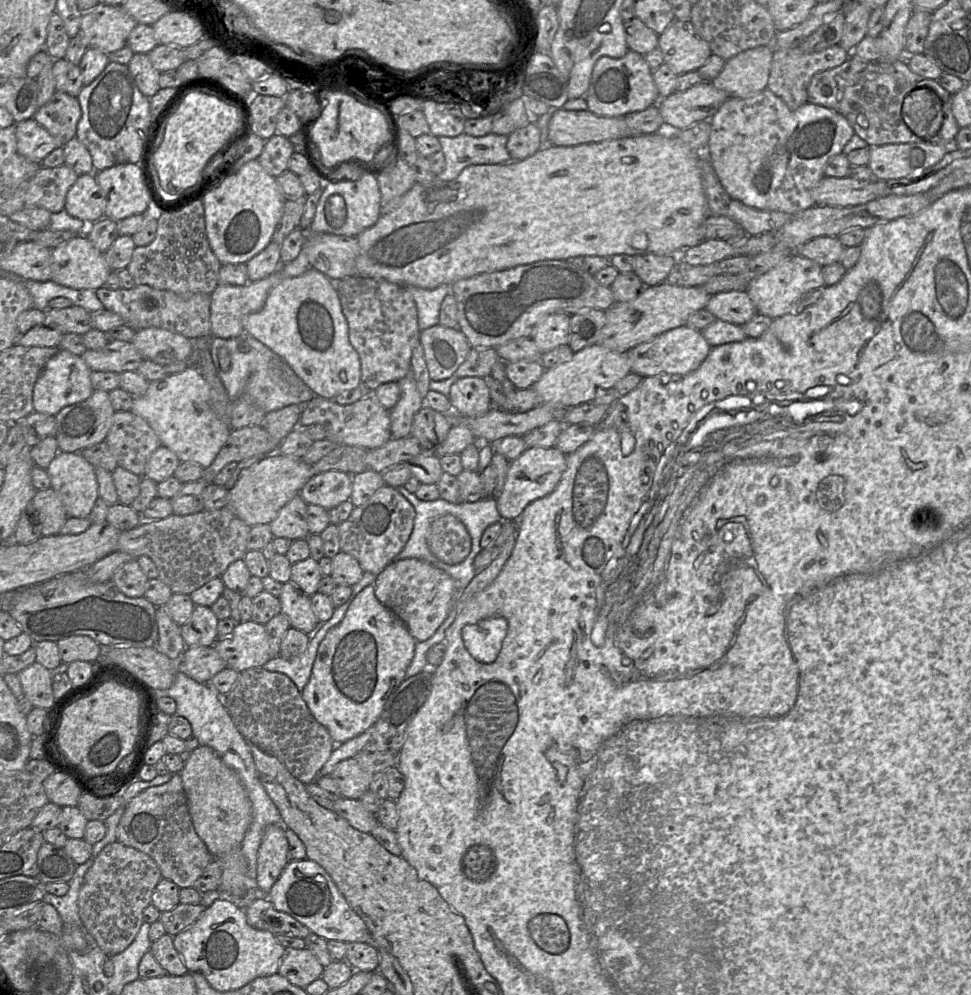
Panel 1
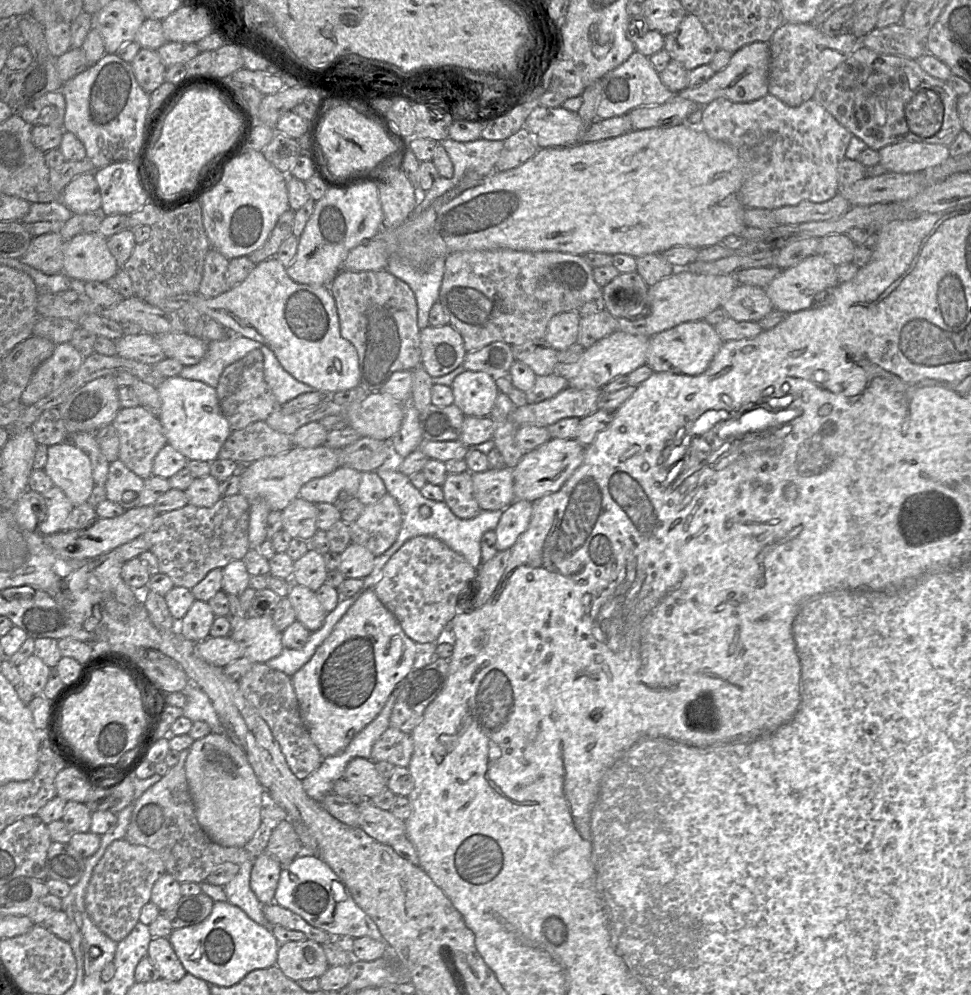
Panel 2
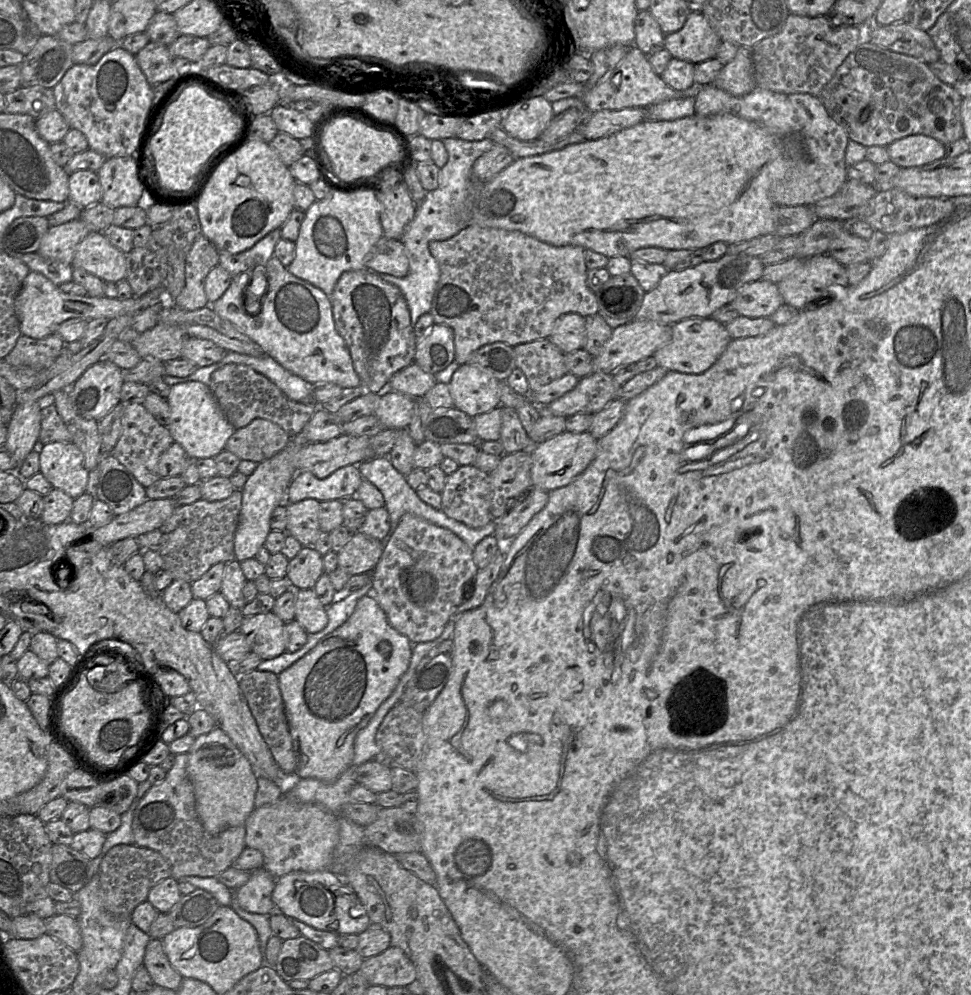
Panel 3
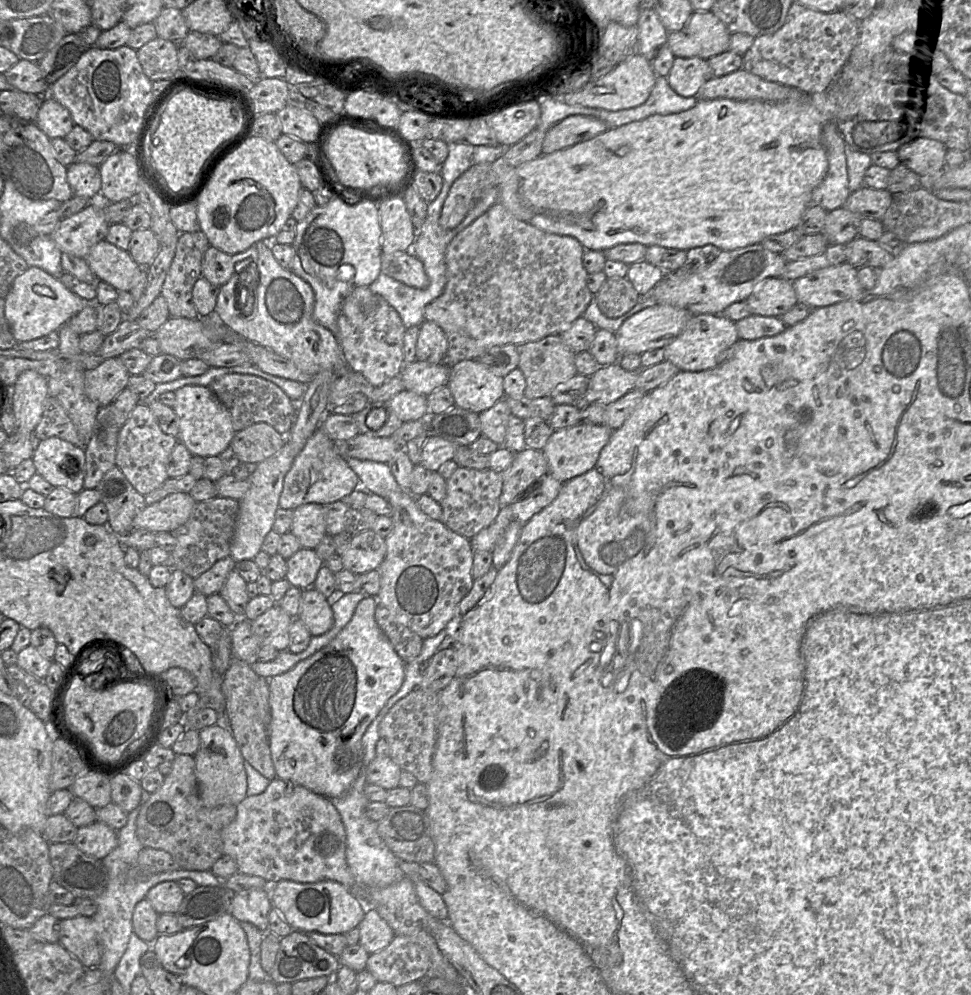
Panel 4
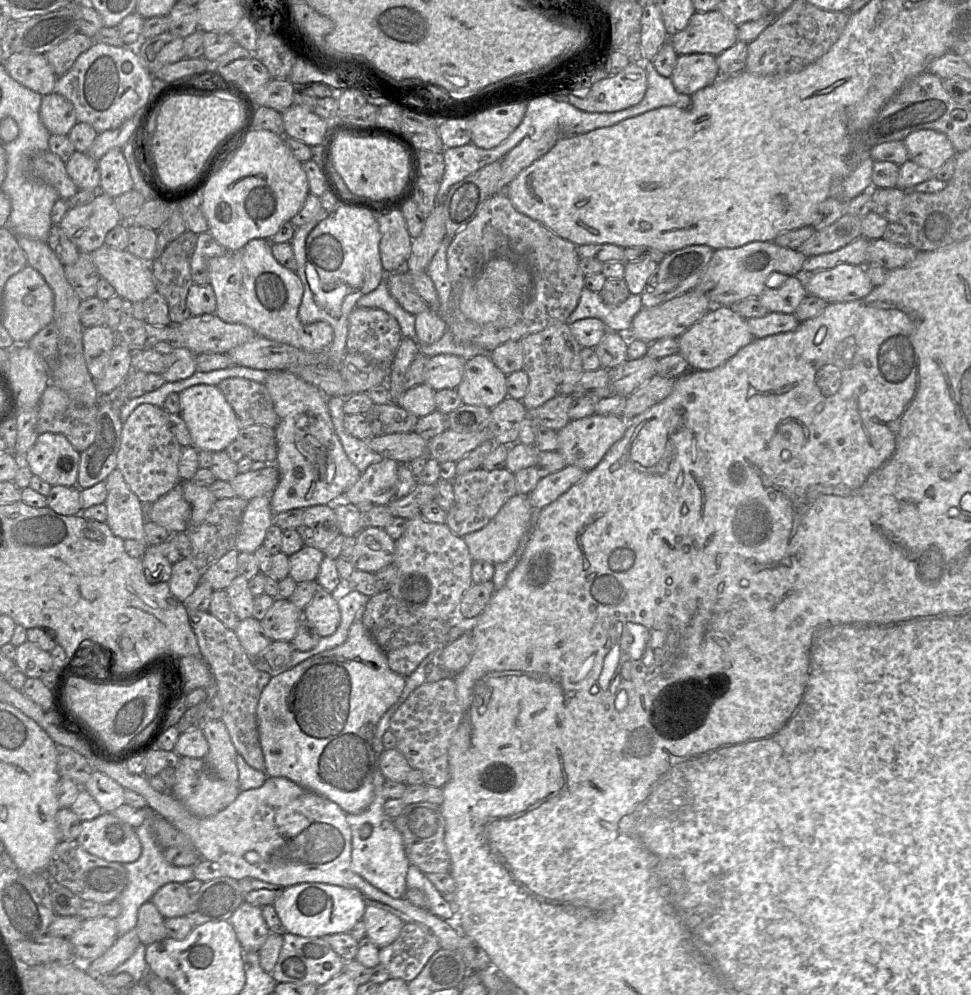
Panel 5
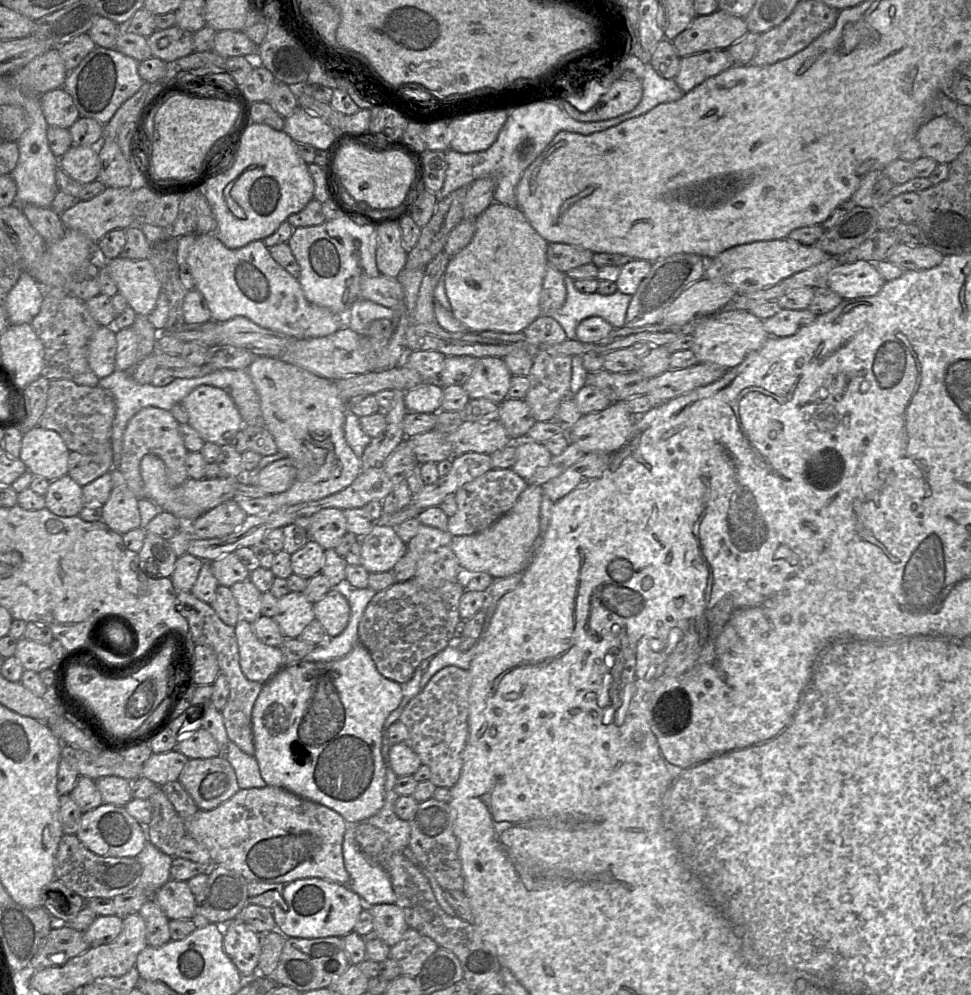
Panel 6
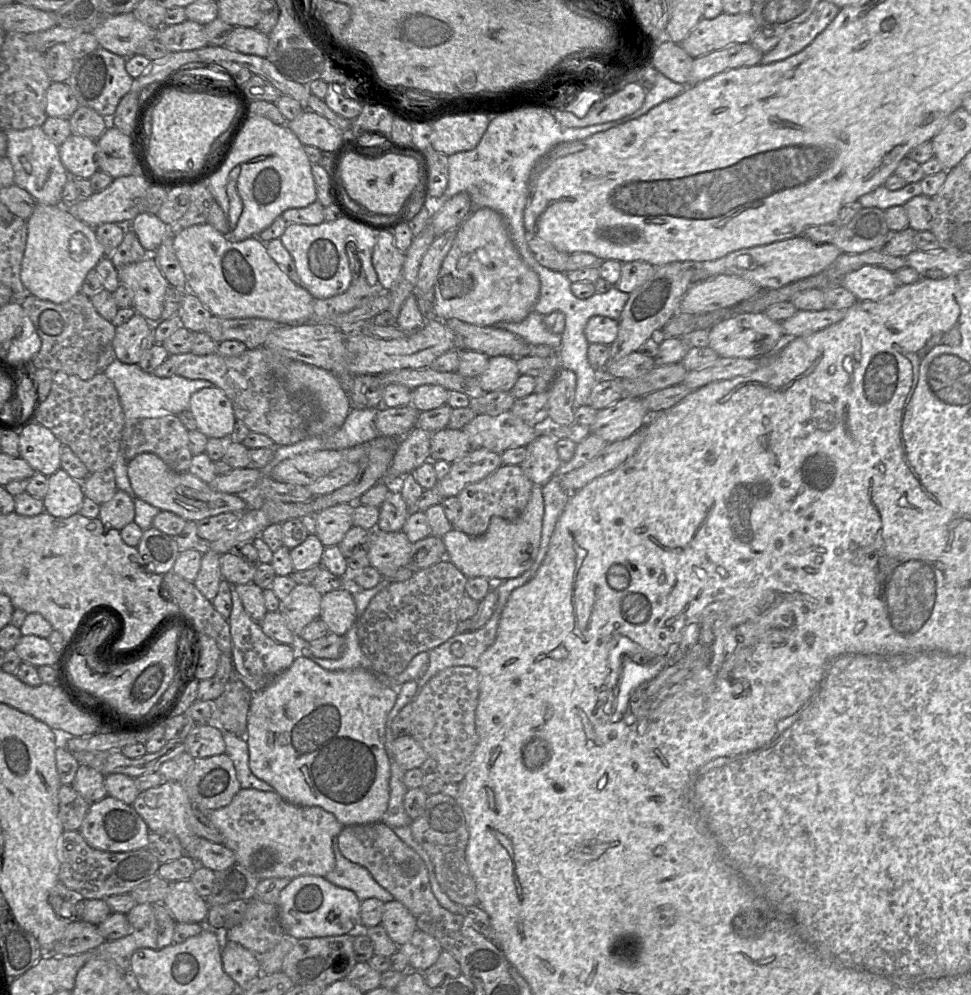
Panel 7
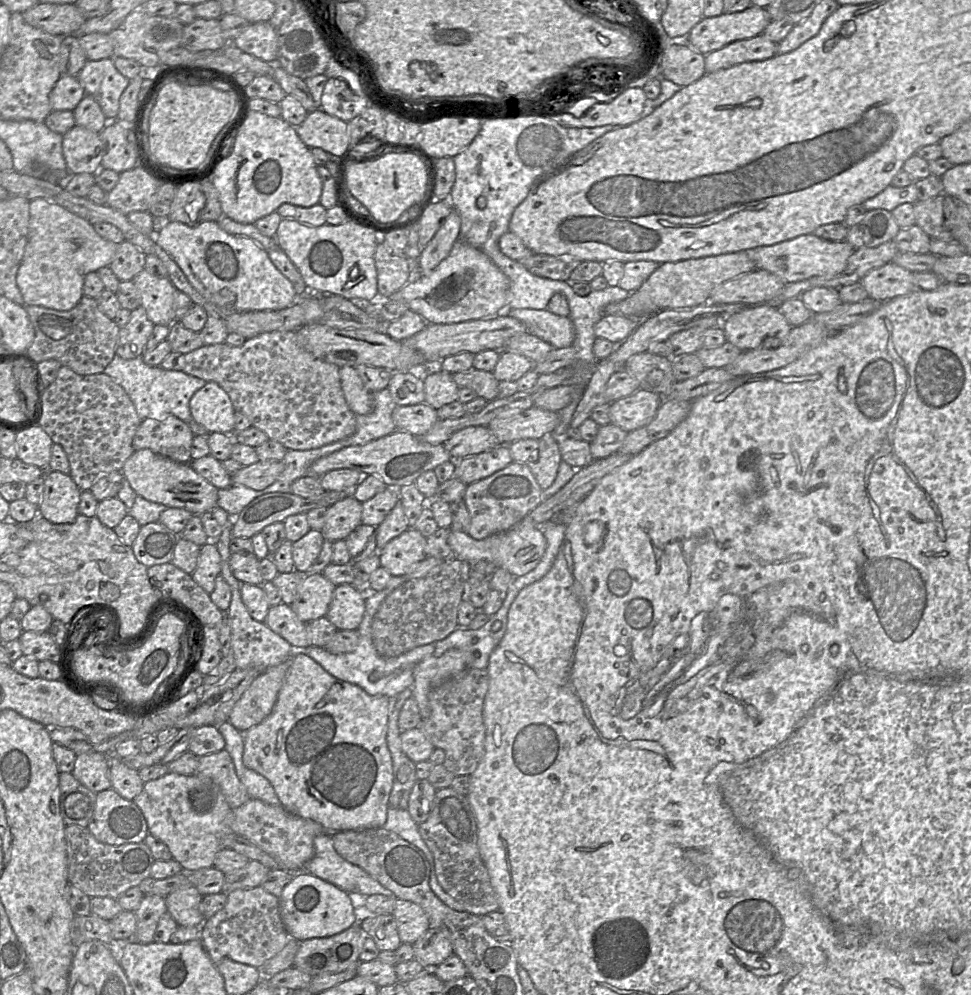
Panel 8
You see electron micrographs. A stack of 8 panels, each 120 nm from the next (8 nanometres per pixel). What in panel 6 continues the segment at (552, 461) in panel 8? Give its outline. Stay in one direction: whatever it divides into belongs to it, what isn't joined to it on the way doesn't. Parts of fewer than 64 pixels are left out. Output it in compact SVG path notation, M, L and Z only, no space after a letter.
M524 439L516 443L516 462L511 467L522 479L527 481L539 469L545 468L552 458L544 443Z

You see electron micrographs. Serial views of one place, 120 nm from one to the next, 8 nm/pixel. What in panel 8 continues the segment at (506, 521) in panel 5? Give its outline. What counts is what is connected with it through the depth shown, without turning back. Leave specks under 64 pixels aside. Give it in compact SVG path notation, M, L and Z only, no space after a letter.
M529 514L514 527L482 540L476 540L465 532L451 530L448 543L452 550L452 557L469 562L471 569L478 561L486 560L494 563L496 568L507 570L514 577L532 571L541 561L547 546L540 525L534 523Z

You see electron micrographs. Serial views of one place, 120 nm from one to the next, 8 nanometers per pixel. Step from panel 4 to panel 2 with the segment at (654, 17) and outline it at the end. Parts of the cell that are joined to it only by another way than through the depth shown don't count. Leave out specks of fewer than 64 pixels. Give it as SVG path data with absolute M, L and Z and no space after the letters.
M642 14L629 16L627 38L633 43L635 50L646 57L664 48L664 37L650 28Z

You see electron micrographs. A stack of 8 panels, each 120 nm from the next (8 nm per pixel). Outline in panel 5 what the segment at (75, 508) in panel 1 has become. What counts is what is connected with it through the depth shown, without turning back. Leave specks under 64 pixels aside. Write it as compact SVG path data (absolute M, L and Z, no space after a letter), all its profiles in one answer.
M60 433L39 434L21 461L51 486L77 486L80 452Z

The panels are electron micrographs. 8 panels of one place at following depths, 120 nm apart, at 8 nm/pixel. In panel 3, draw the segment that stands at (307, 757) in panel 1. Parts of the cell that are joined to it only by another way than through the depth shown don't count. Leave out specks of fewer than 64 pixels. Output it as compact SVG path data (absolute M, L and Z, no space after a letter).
M254 669L239 676L239 686L263 739L271 749L275 761L285 773L294 773L298 761L298 753L296 744L290 734L278 675L269 671Z

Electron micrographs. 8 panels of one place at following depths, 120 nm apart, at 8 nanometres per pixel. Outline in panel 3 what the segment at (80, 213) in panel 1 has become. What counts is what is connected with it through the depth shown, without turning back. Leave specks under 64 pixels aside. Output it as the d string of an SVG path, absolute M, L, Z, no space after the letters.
M78 170L69 175L69 201L81 208L90 207L102 198L102 186L97 172Z

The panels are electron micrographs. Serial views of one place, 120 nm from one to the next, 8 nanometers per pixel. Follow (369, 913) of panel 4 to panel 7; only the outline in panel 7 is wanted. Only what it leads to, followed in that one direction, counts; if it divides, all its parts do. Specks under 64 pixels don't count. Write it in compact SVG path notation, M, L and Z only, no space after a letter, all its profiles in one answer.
M397 900L384 903L380 924L398 947L405 944L417 930L414 916Z

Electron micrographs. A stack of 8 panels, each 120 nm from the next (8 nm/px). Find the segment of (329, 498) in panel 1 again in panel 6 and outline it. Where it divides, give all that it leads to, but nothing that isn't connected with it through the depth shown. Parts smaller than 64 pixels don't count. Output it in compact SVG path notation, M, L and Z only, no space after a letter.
M256 356L247 371L260 397L265 428L274 437L278 451L294 462L297 477L284 492L259 498L237 498L236 502L244 512L247 515L271 513L283 507L323 499L350 486L361 472L361 461L345 439L347 402L340 396L335 380L317 376L294 364L267 356Z

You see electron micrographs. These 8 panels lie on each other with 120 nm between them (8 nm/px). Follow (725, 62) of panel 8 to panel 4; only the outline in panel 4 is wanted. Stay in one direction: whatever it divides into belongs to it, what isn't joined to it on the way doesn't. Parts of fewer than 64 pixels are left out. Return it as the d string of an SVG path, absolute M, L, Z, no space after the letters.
M675 57L667 76L671 88L683 97L697 96L700 87L709 78L708 60L699 57Z

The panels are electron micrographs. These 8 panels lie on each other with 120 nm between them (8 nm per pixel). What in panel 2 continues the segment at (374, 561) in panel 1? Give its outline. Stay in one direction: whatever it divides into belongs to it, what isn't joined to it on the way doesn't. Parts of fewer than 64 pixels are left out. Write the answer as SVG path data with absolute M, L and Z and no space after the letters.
M386 493L376 503L365 506L359 518L349 524L351 542L366 547L378 557L395 542L401 525L399 505Z

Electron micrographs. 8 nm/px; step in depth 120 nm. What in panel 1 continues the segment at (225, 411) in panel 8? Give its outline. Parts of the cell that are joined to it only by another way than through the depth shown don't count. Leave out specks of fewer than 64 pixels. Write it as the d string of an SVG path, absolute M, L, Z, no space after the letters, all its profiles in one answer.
M195 366L149 382L146 393L134 398L130 411L145 419L162 445L174 452L181 462L192 462L204 469L212 464L232 430L212 410L210 387Z

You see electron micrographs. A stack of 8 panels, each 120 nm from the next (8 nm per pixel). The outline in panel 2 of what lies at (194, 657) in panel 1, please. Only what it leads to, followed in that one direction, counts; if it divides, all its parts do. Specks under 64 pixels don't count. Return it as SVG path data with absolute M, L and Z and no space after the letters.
M231 636L208 637L195 644L197 654L210 664L219 667L243 657L243 649Z

